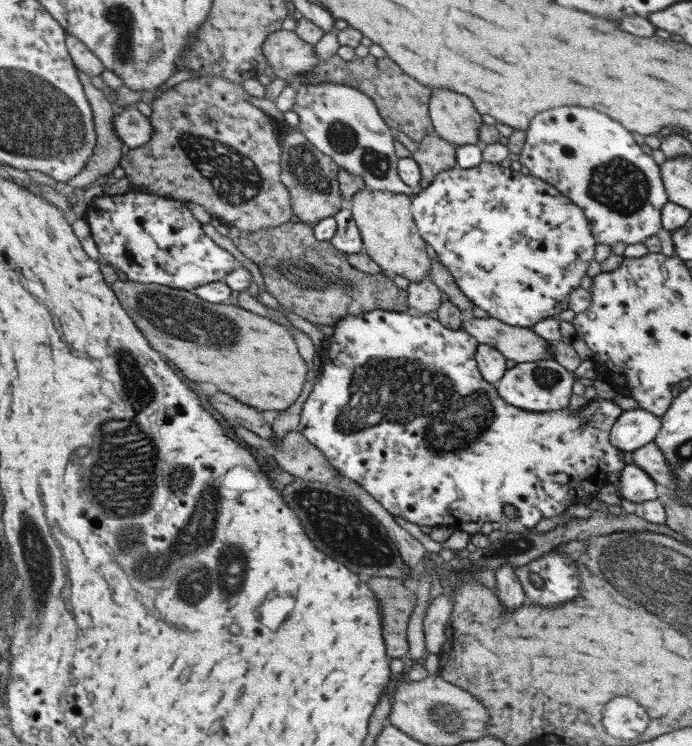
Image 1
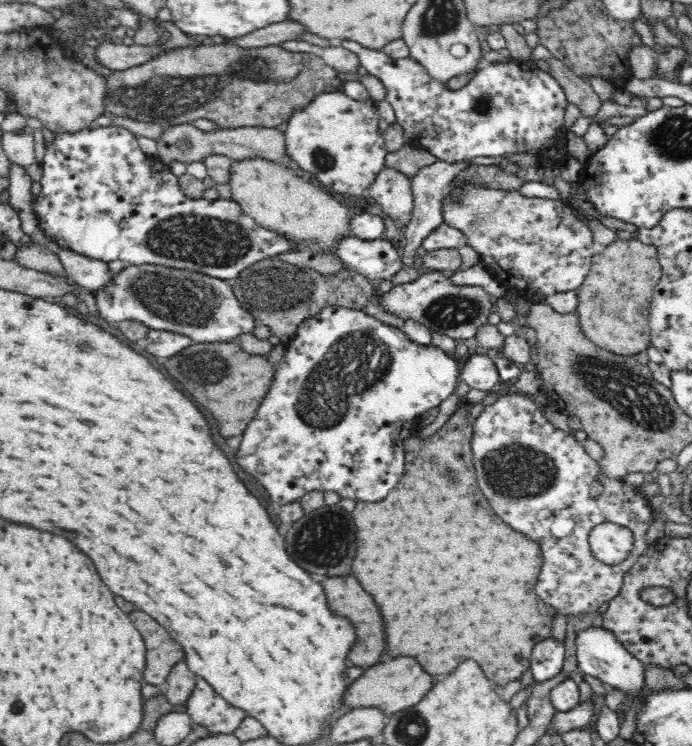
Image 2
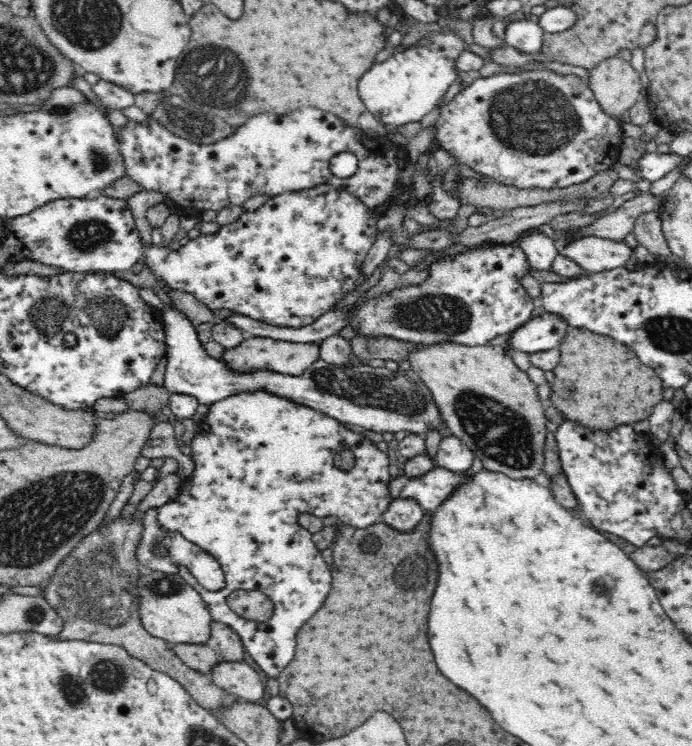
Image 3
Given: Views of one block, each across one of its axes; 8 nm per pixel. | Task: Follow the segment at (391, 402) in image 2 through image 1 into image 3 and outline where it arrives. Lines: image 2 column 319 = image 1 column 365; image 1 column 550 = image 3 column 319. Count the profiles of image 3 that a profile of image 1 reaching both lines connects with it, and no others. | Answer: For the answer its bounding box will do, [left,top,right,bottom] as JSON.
[157,389,393,678]

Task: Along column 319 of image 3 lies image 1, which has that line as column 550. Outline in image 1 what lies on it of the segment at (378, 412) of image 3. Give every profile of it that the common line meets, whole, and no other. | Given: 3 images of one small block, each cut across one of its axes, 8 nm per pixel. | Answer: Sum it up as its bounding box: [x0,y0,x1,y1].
[495,359,596,412]

